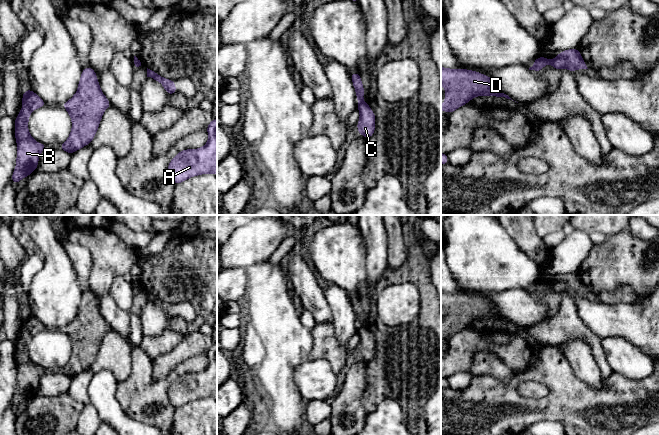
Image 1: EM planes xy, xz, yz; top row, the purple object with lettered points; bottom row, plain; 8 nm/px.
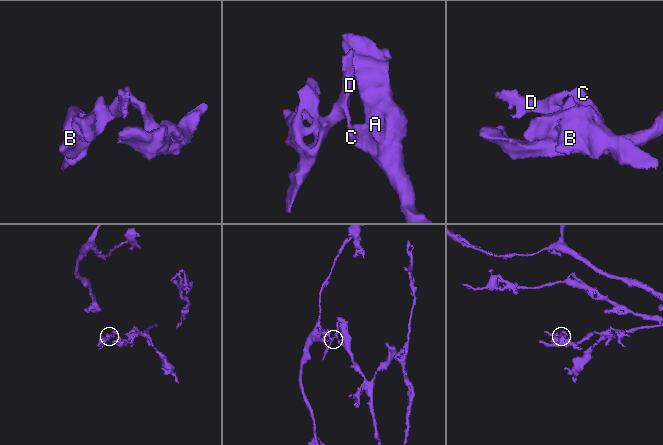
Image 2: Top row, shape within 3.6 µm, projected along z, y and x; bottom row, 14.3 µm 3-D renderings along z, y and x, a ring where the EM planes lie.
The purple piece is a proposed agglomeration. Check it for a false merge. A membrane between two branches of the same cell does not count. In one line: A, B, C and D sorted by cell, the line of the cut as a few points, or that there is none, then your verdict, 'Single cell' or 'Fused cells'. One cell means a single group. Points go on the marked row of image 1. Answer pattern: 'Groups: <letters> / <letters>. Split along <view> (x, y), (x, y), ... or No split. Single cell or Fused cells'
Groups: A C / B D. Split along xz (363, 101), (358, 104). Fused cells

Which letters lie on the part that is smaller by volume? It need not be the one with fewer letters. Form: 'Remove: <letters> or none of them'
Remove: B, D

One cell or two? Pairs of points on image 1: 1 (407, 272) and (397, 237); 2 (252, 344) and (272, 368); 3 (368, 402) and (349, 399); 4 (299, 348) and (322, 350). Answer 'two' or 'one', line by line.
1: two
2: two
3: two
4: two

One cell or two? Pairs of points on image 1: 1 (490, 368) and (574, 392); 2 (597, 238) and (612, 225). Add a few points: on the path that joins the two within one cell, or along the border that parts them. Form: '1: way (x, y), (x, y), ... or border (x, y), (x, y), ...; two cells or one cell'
1: border (488, 374), (504, 381), (507, 381), (513, 375); two cells
2: border (590, 234), (601, 232), (605, 236); two cells

